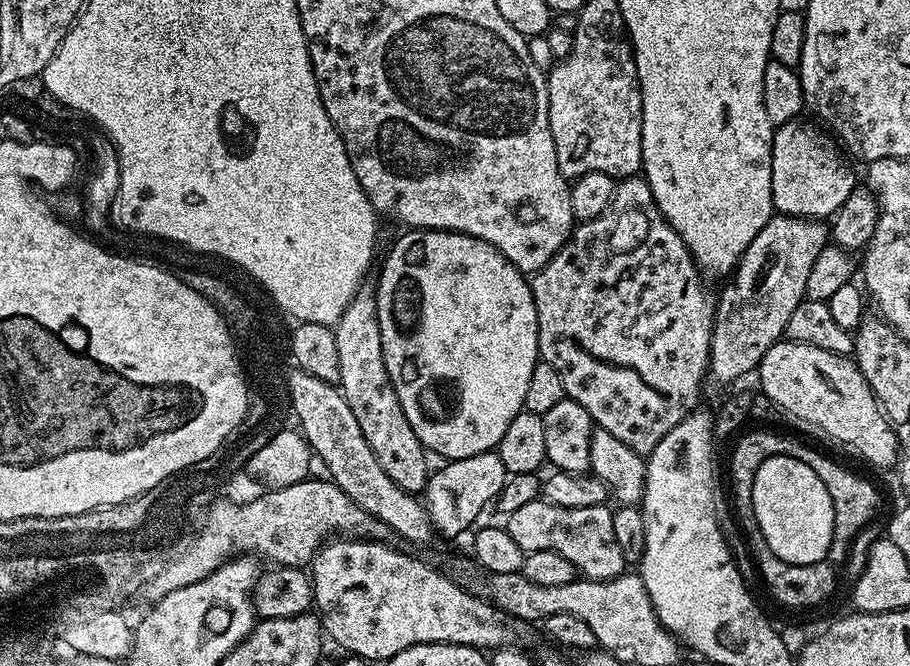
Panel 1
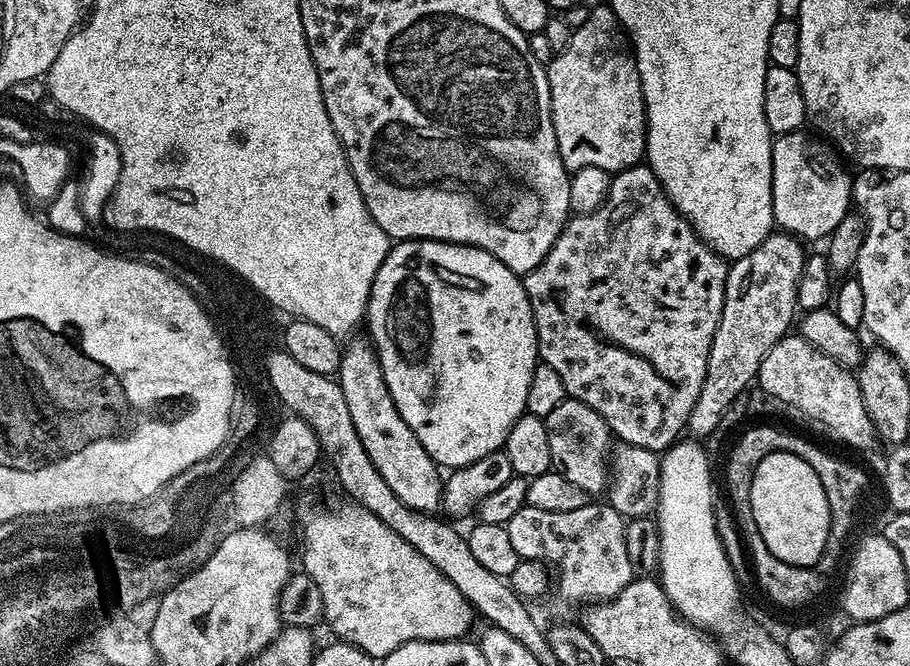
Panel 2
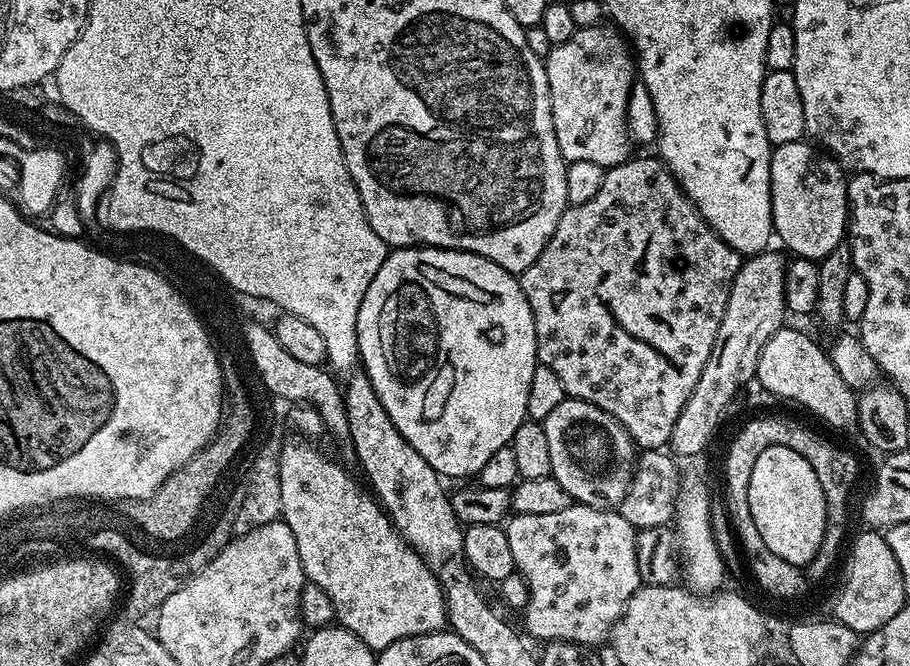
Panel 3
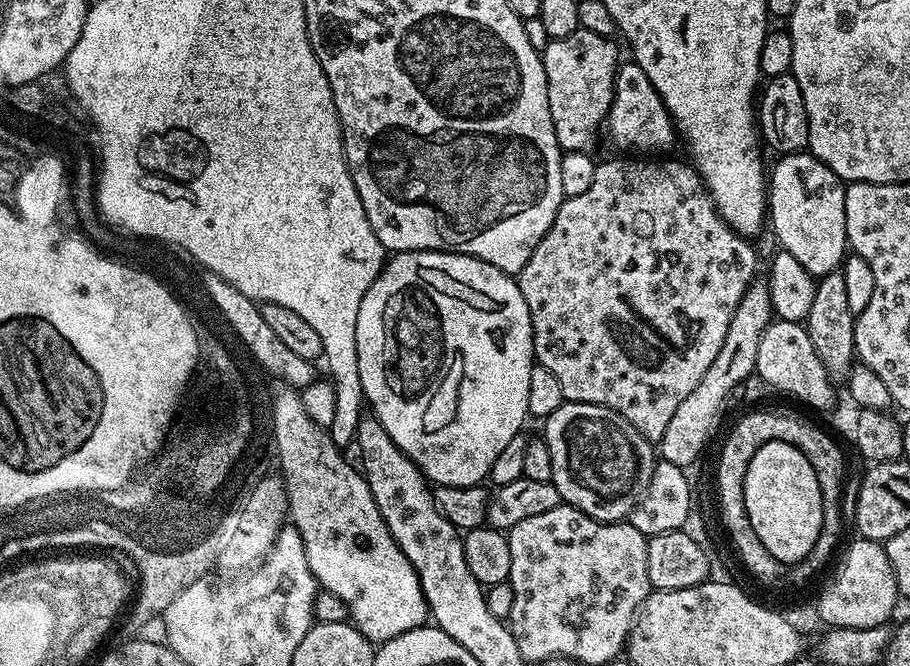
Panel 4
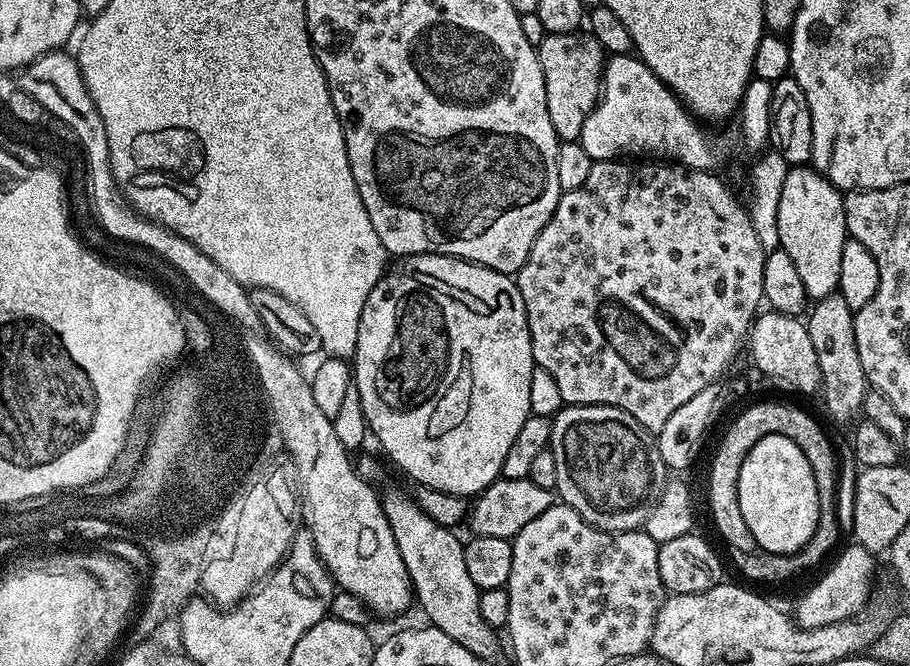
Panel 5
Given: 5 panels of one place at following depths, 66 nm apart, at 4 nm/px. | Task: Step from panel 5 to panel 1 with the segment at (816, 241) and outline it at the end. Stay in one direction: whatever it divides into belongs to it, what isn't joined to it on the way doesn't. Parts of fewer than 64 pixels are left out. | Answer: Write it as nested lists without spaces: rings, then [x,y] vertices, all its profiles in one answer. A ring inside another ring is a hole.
[[[797,118],[779,125],[773,131],[772,207],[777,213],[786,216],[801,216],[803,220],[823,221],[825,218],[835,216],[842,202],[846,202],[846,198],[850,198],[850,194],[857,188],[858,180],[852,173],[851,166],[848,165],[849,157],[842,151],[841,145],[823,127],[820,128],[807,124],[804,118]]]

